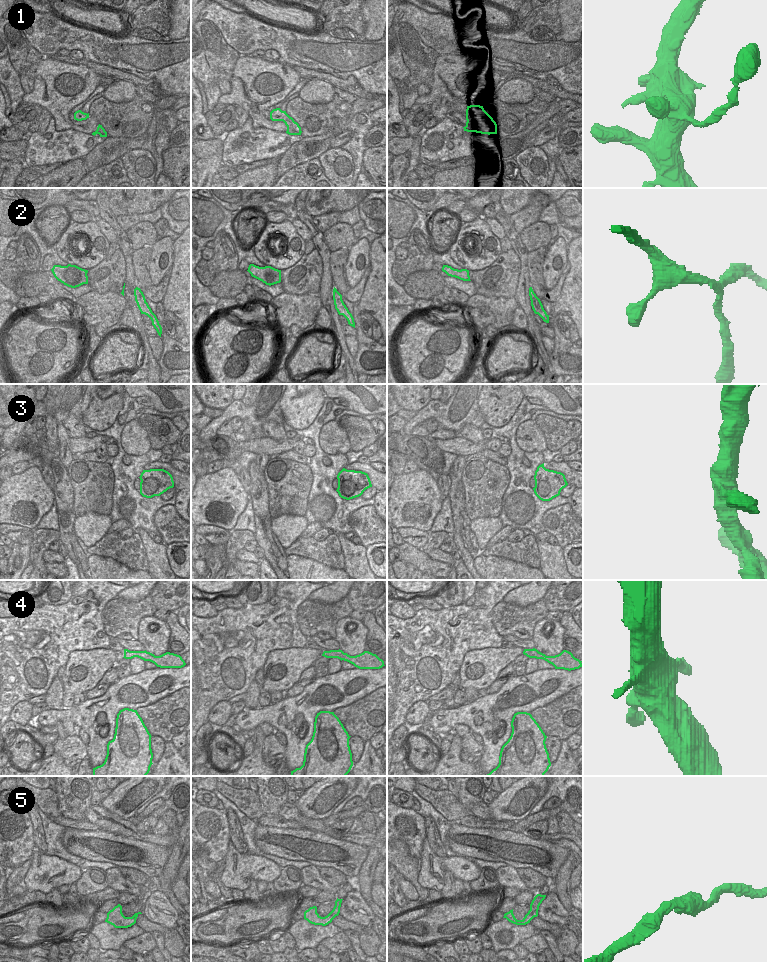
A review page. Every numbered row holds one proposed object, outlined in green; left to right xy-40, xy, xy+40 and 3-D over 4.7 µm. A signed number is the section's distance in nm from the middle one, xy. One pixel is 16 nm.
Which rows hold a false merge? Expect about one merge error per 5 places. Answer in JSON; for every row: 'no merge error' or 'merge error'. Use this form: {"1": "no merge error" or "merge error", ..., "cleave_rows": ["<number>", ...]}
{"1": "no merge error", "2": "no merge error", "3": "no merge error", "4": "no merge error", "5": "no merge error", "cleave_rows": []}

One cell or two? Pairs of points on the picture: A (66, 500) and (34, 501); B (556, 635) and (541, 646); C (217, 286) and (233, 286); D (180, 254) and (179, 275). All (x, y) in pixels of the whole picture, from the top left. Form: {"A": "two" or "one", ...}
{"A": "two", "B": "one", "C": "one", "D": "one"}

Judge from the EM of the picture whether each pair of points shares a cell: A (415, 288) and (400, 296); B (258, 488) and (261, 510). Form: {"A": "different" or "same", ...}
{"A": "different", "B": "same"}

